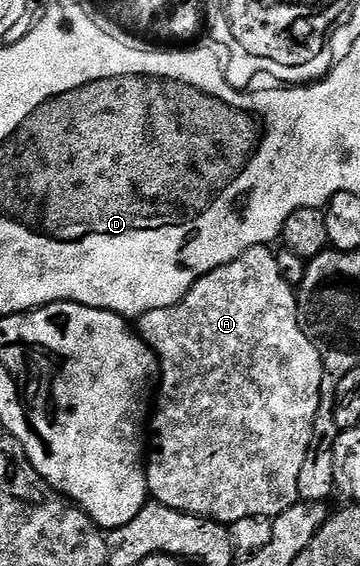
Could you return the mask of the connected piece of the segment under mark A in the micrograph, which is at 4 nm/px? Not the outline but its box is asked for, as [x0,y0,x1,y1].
[138,245,324,523]

